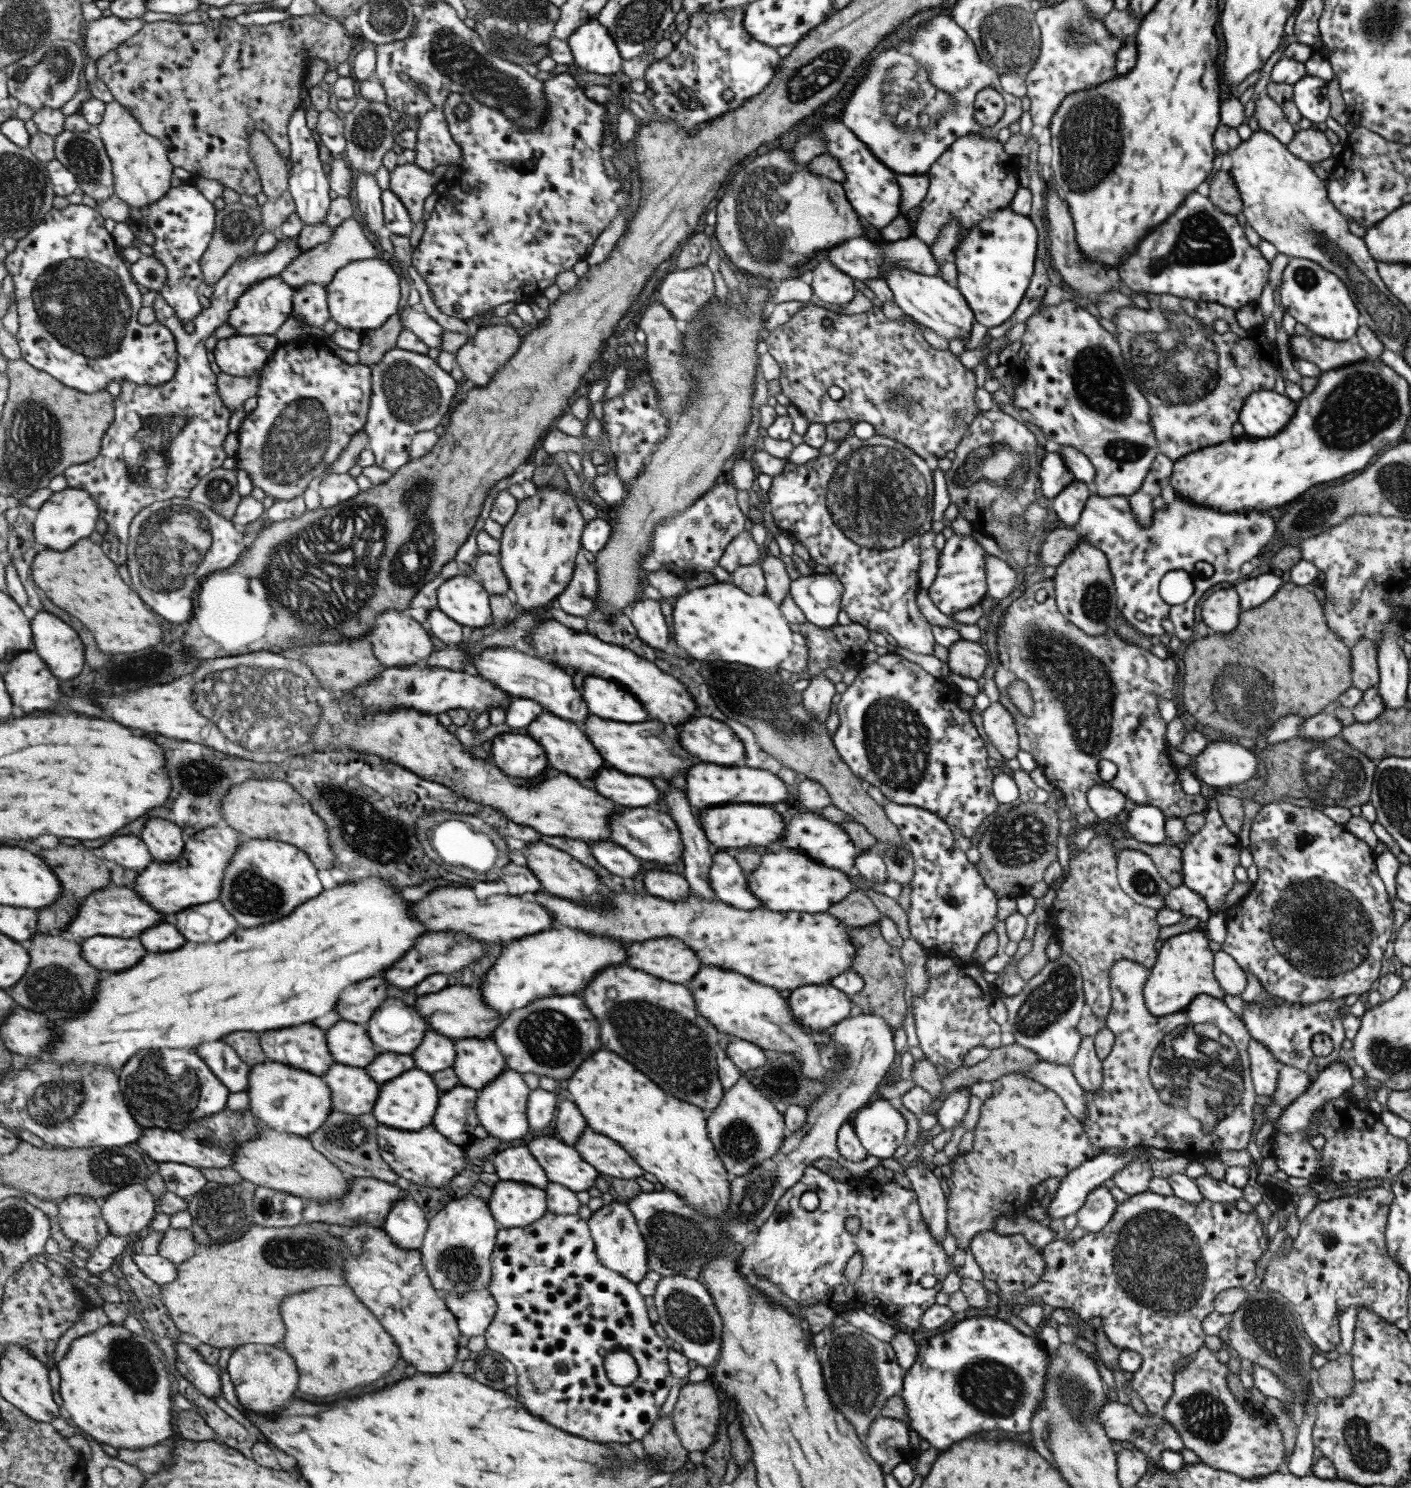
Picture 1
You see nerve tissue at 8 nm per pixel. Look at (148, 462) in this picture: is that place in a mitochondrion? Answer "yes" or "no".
yes

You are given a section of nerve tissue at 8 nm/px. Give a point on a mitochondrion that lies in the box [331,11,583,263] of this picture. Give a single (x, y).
(469, 66)

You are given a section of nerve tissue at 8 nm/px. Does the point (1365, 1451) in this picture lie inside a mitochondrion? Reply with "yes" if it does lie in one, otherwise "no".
yes

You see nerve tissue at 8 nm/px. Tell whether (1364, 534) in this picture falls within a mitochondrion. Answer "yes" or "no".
yes

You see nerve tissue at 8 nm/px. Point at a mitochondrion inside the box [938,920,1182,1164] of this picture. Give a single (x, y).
(1053, 998)

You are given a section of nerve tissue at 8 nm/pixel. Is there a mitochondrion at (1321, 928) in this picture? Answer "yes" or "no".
yes

